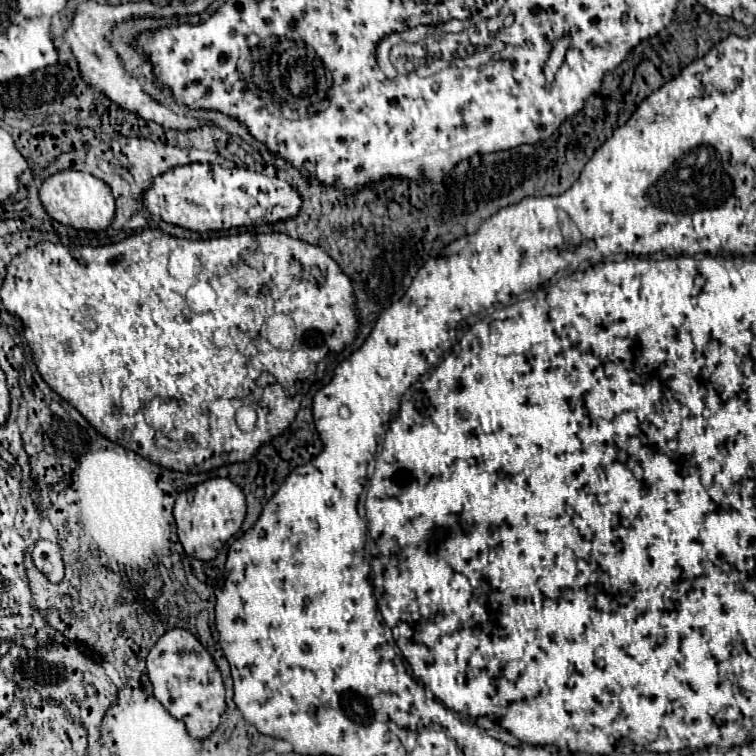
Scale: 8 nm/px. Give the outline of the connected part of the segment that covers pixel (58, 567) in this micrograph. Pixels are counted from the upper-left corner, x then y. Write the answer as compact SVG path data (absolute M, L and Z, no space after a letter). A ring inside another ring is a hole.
M39 540L33 548L35 566L47 576L49 582L59 584L64 577L64 564L57 543Z

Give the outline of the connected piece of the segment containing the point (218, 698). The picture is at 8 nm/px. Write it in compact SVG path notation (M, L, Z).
M183 628L165 632L147 656L147 676L155 688L155 698L171 716L185 722L191 736L205 738L219 726L219 718L227 708L223 678L211 654L193 632Z

